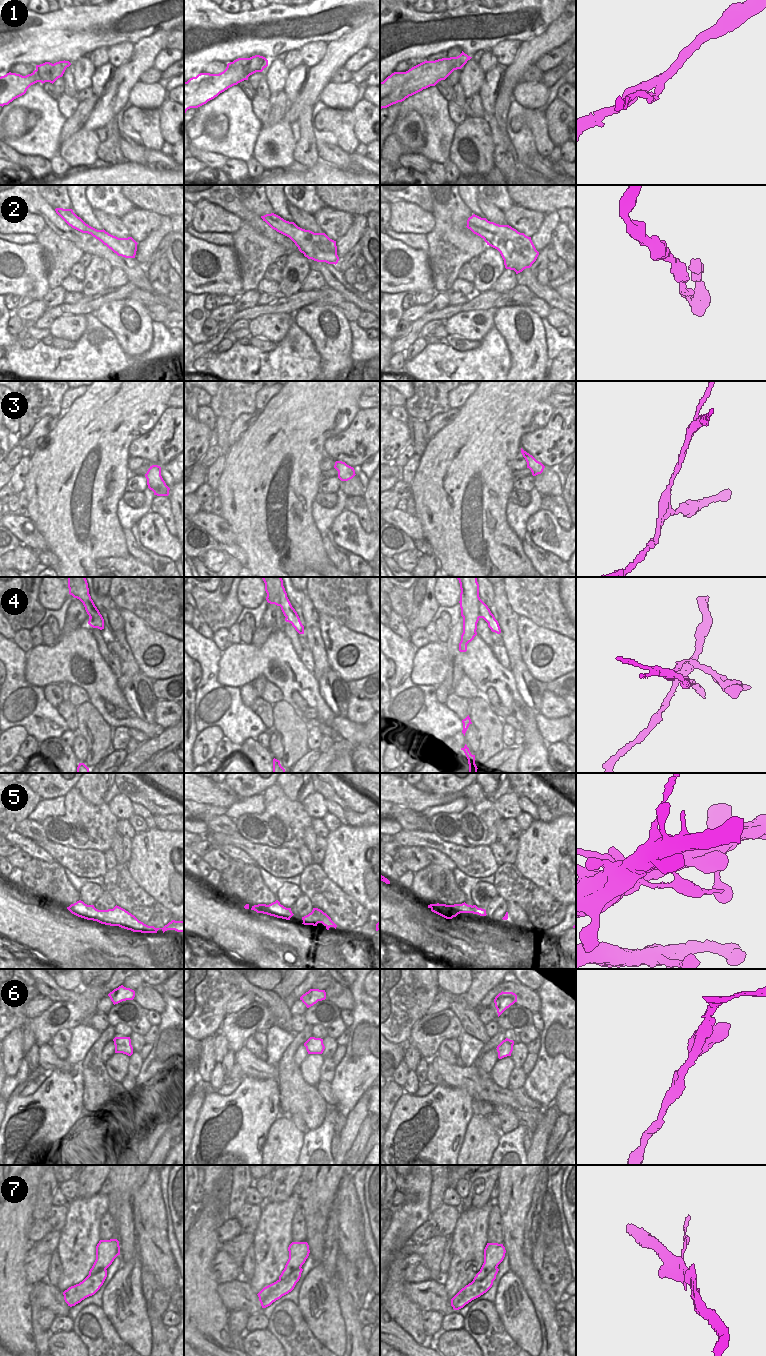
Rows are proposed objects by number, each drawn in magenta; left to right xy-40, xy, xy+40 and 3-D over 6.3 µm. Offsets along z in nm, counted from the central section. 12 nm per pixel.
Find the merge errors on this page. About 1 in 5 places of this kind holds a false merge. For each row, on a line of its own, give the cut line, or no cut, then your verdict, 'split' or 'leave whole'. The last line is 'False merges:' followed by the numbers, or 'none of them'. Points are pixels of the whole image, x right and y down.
1: cut xy (249, 58), (249, 65), (253, 71), (263, 68); split
2: cut none; leave whole
3: cut none; leave whole
4: cut xy-40 (99, 612), (95, 617), (90, 618); split
5: cut none; leave whole
6: cut none; leave whole
7: cut xy+40 (496, 1267), (482, 1279), (473, 1280); split
False merges: 1, 4, 7

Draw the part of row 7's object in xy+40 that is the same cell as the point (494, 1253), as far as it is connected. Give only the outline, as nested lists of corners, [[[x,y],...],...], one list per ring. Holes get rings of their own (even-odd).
[[[487,1243],[484,1249],[484,1263],[473,1280],[483,1280],[494,1268],[497,1268],[498,1265],[503,1261],[505,1253],[506,1250],[503,1244]]]

